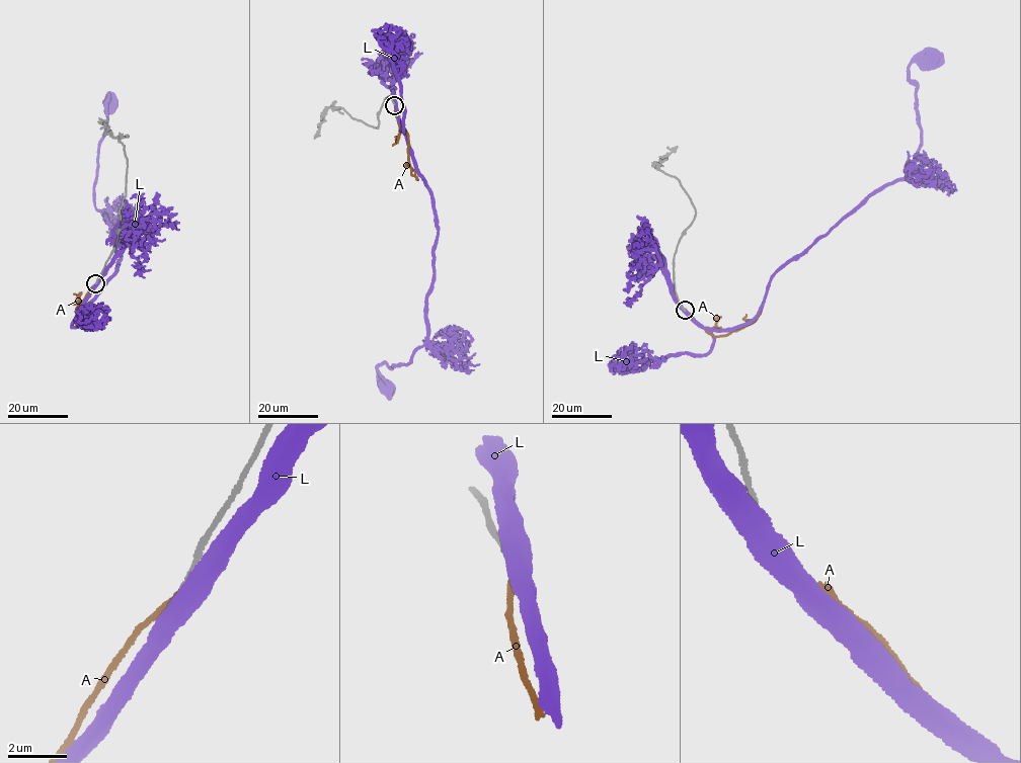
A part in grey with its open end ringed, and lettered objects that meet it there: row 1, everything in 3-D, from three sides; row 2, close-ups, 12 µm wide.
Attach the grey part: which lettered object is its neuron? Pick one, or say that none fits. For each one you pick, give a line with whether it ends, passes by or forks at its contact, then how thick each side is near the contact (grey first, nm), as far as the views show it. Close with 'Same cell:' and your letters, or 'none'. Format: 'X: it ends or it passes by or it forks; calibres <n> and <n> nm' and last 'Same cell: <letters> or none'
Same cell: none

